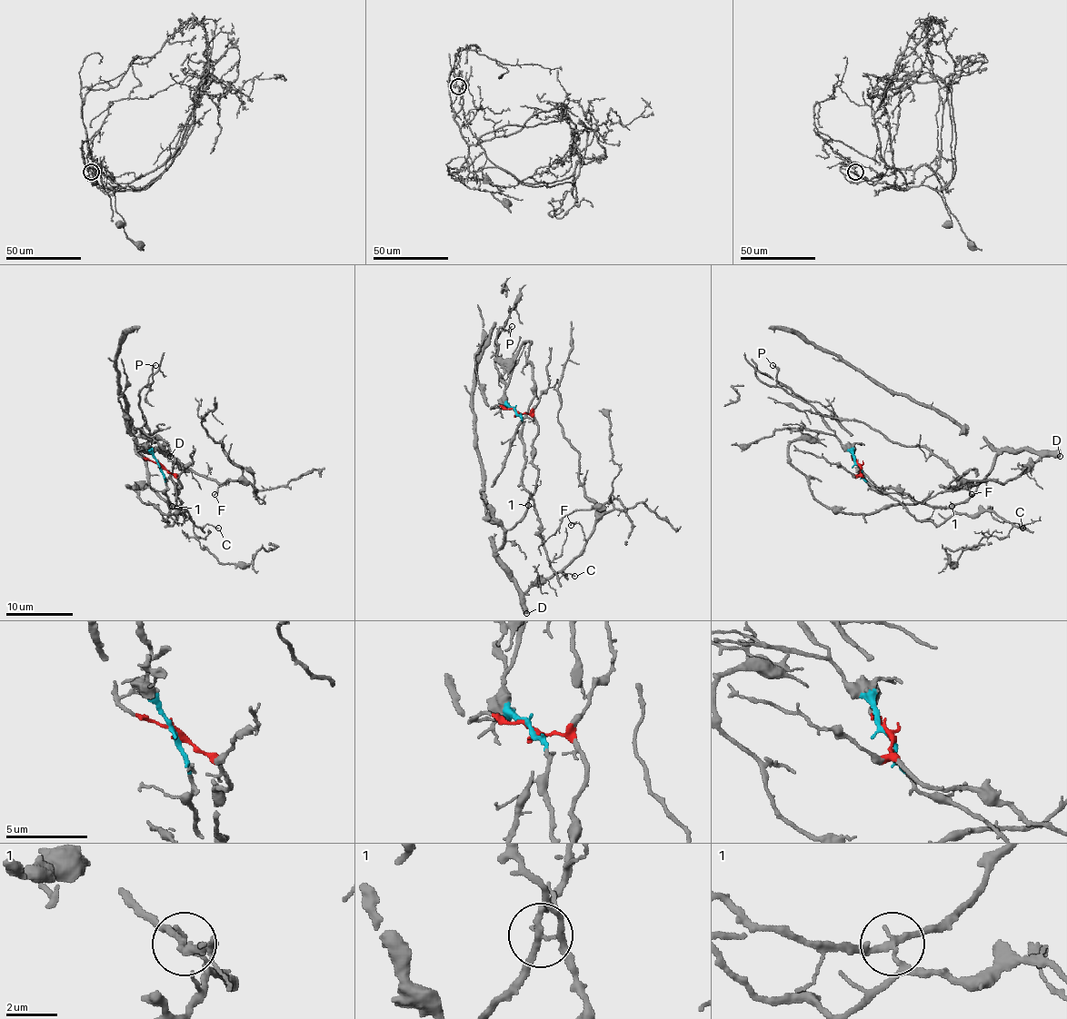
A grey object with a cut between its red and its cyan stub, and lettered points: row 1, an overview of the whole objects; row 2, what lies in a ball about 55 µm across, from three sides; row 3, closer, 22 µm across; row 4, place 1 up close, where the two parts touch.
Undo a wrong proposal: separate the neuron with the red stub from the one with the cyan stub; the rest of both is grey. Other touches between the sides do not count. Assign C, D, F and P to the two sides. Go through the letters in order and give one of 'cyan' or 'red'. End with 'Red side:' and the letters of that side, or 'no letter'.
C: cyan
D: red
F: red
P: cyan
Red side: D, F

